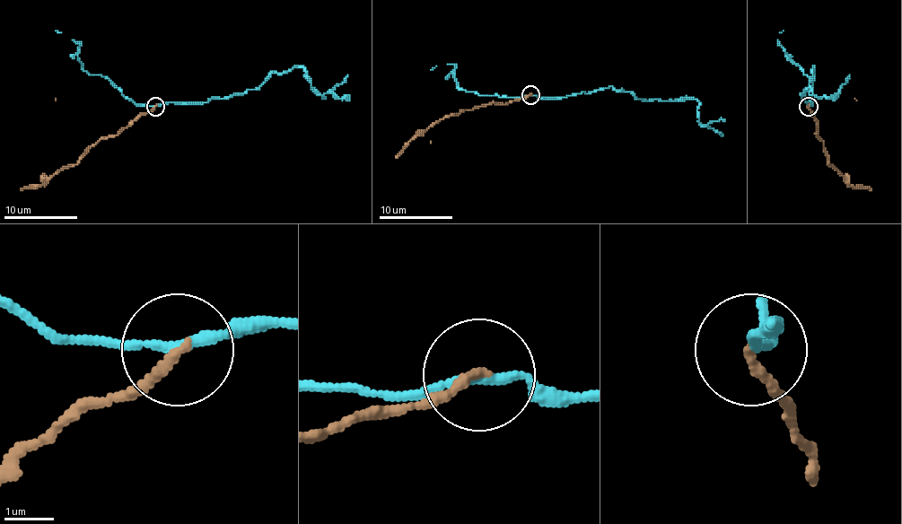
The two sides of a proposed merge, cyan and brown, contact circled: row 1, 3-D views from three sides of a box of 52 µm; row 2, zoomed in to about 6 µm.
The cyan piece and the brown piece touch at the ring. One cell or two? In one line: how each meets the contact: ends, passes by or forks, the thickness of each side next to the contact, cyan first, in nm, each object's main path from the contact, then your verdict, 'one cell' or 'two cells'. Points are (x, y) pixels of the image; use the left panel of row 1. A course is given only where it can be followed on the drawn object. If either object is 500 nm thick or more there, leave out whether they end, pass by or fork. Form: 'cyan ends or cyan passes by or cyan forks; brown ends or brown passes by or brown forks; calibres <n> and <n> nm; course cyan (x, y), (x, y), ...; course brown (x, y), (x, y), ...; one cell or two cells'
cyan passes by; brown ends; calibres 190 and 200 nm; course cyan (154, 106), (237, 95), (258, 87), (272, 73), (294, 67), (302, 67), (324, 97), (347, 74); course brown (154, 106), (116, 135), (101, 137), (75, 164), (57, 170), (40, 185), (21, 190); two cells

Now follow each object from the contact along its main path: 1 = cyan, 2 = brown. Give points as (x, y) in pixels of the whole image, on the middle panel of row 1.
1: (529, 95), (566, 97), (612, 86), (647, 100), (669, 100), (686, 95), (699, 102), (699, 119), (722, 135)
2: (529, 95), (506, 104), (477, 106), (445, 116), (415, 135), (396, 158)

